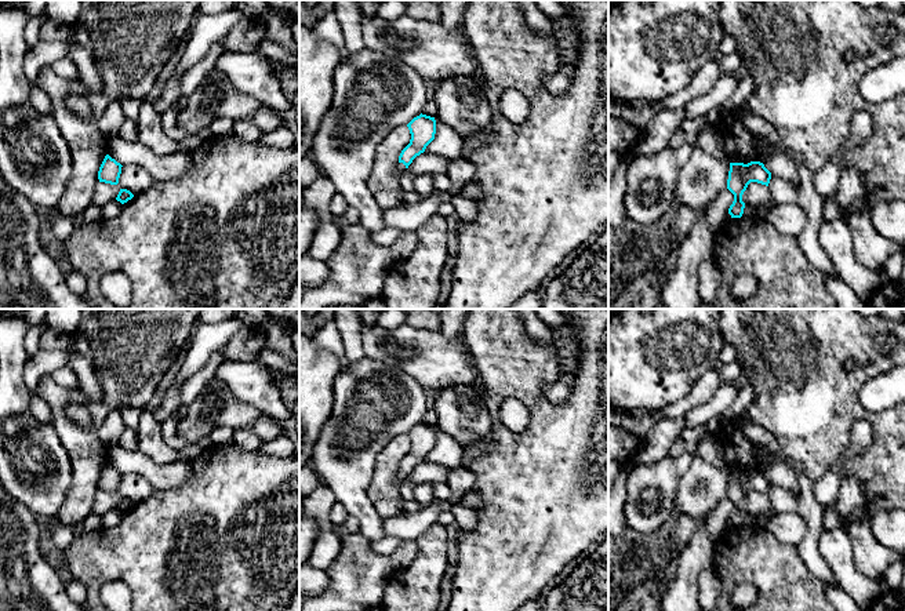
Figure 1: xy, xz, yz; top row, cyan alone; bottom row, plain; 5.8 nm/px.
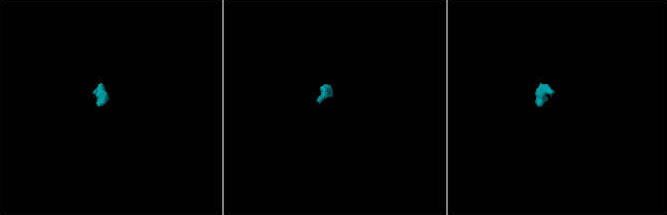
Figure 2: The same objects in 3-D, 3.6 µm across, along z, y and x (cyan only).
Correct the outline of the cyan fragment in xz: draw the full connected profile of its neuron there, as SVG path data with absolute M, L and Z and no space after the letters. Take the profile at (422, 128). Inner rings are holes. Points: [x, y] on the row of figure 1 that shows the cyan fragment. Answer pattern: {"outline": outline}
{"outline": "M419 114L407 124L411 139L410 143L401 150L396 167L397 175L401 175L412 160L425 152L426 146L435 139L436 120L435 117Z"}

